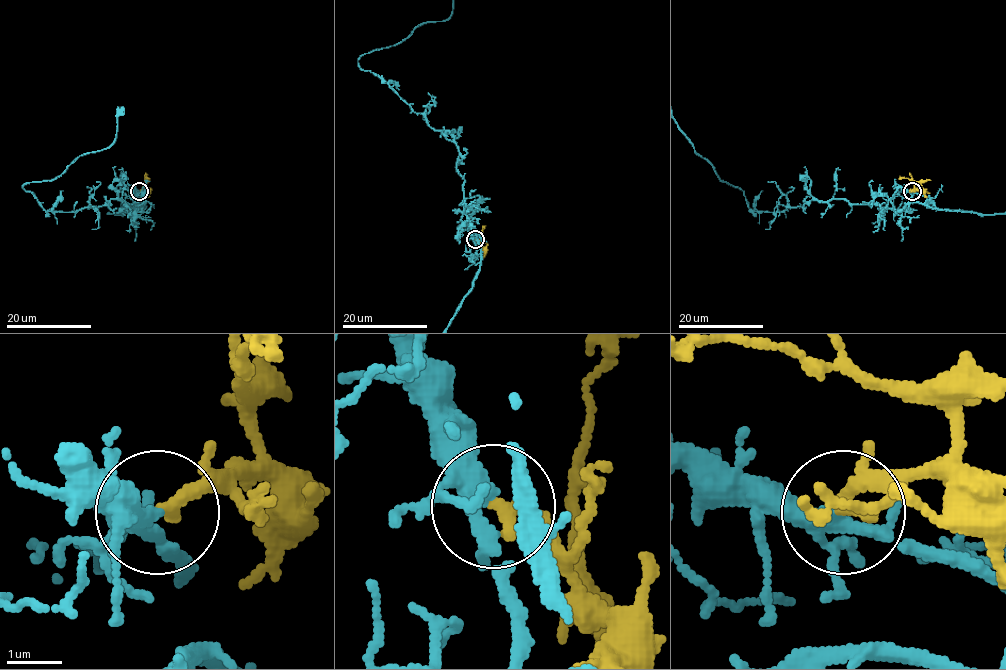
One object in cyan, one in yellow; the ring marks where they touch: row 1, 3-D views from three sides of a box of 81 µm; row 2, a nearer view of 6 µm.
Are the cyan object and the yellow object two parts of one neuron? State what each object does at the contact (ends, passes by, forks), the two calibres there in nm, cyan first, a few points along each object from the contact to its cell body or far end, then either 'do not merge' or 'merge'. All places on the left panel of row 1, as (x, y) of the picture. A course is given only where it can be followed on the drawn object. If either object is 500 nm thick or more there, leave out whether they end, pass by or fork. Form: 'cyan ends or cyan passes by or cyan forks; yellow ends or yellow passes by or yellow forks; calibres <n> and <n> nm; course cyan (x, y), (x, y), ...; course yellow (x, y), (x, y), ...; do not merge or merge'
cyan forks; yellow ends; calibres 280 and 280 nm; course cyan (138, 191), (136, 211), (111, 199), (60, 212), (22, 186), (108, 147), (120, 110); course yellow (139, 191), (143, 189), (145, 179), (149, 178); merge

